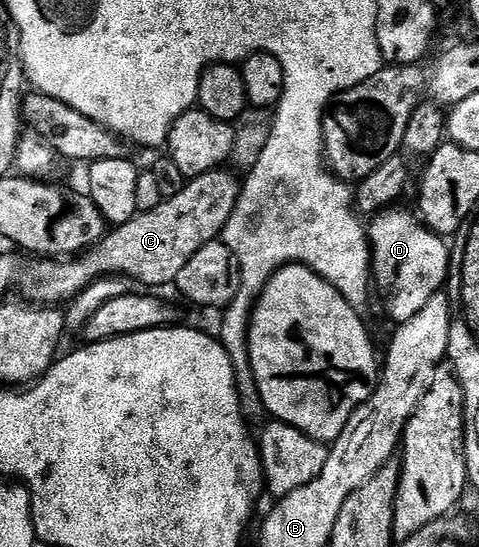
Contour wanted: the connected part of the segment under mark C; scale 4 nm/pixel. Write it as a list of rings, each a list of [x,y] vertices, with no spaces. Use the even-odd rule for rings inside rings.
[[[218,168],[186,181],[179,196],[164,199],[155,208],[140,211],[127,224],[112,227],[97,246],[72,260],[29,260],[33,262],[21,270],[20,297],[45,308],[57,308],[72,302],[92,282],[110,276],[138,278],[145,288],[176,283],[187,260],[208,242],[218,241],[235,212],[239,182],[227,171]]]

